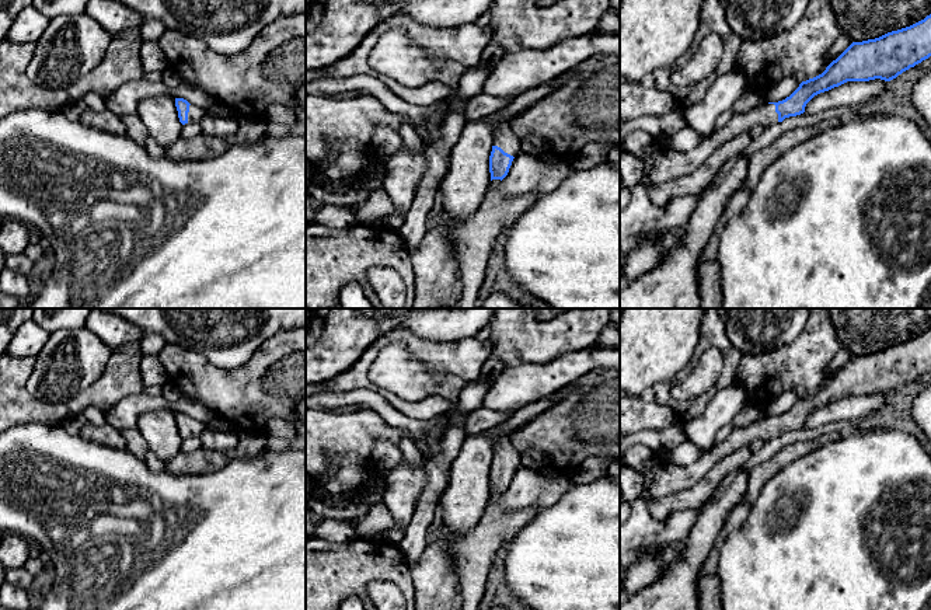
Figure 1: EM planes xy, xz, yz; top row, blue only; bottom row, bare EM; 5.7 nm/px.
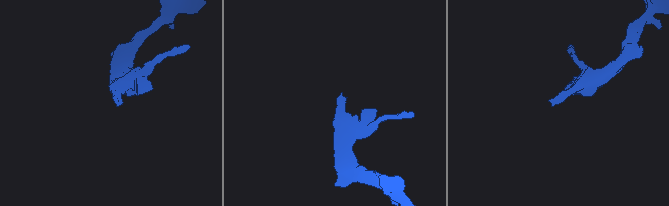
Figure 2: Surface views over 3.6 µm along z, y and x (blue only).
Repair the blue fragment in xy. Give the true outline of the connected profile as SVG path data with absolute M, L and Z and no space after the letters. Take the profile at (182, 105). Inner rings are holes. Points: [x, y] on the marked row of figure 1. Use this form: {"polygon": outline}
{"polygon": "M175 98L175 107L178 111L178 118L182 125L185 123L201 123L205 116L205 109L189 104L184 98Z"}

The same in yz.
{"polygon": "M931 14L924 20L888 32L879 38L852 42L826 70L806 81L785 100L764 102L747 112L735 114L721 129L714 130L688 151L676 151L663 144L644 160L642 184L656 184L693 174L723 143L754 126L768 128L785 118L805 112L806 104L817 94L847 81L890 81L903 72L931 56Z"}

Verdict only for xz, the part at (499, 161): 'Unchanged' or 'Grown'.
Grown

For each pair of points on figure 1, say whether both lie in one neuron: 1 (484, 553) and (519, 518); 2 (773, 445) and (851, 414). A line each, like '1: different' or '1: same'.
1: same
2: different

